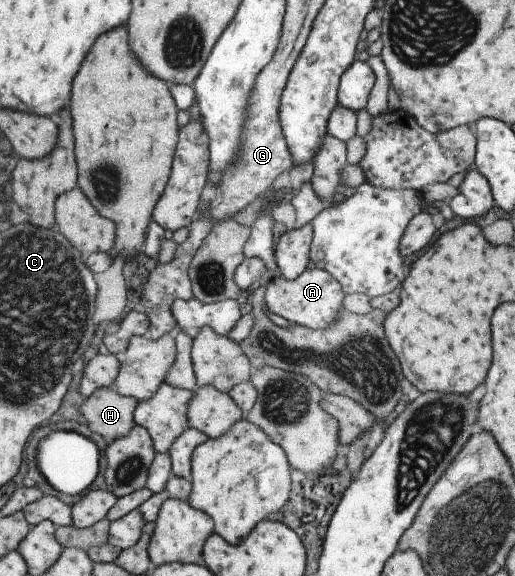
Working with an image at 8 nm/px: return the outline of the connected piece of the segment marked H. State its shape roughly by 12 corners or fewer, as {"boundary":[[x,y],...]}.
{"boundary":[[96,388],[79,406],[87,428],[121,438],[134,424],[133,397]]}

